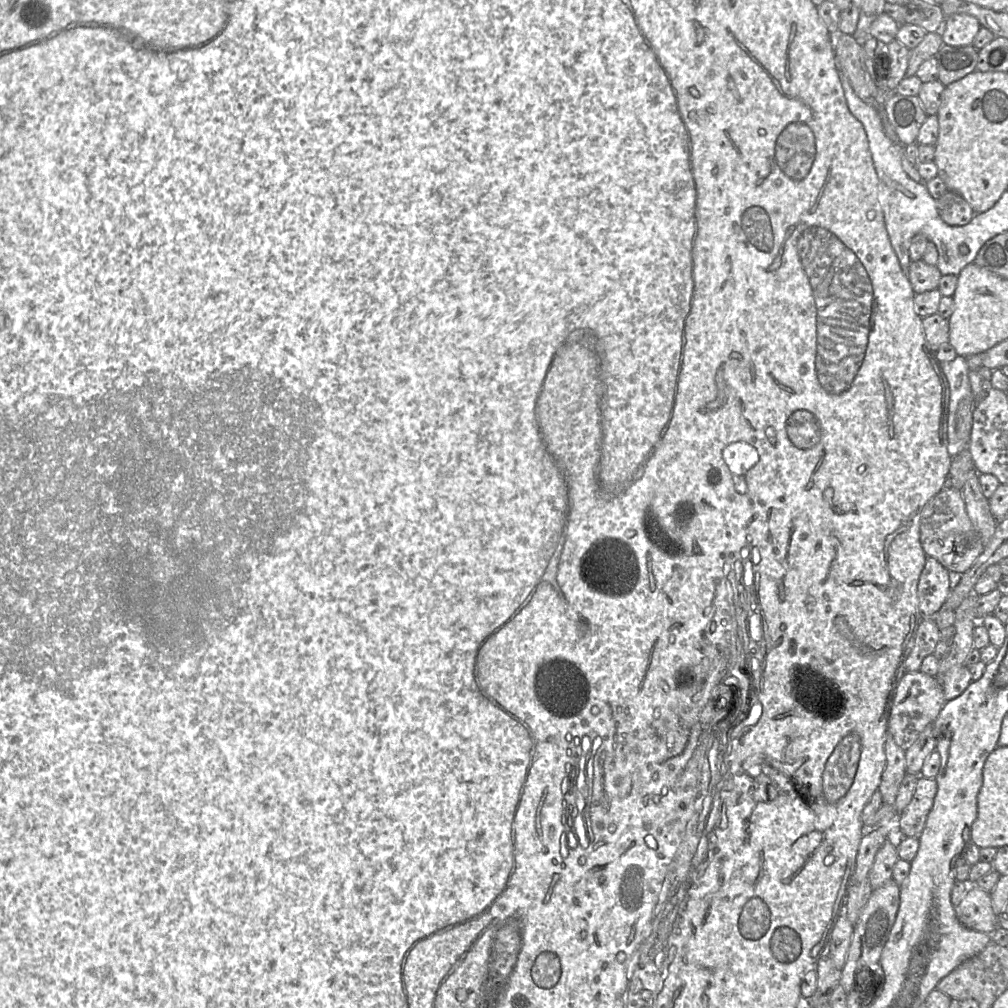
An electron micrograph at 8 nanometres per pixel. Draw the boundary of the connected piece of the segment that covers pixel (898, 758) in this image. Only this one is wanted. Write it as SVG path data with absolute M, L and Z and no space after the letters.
M887 731L885 742L886 767L878 790L883 802L894 805L897 792L906 772L906 751L898 746L893 736Z

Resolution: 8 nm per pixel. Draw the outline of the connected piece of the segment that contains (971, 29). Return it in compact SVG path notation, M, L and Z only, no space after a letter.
M968 14L946 17L940 30L943 44L953 47L969 46L981 28L978 20Z

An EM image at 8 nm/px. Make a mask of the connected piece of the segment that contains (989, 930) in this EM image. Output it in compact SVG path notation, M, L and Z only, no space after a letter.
M970 884L963 899L954 907L959 922L968 929L991 935L998 927L991 892Z

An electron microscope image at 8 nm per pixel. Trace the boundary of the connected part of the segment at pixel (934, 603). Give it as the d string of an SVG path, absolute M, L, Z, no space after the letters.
M927 556L918 582L919 608L923 618L933 618L950 592L949 571L937 559Z

